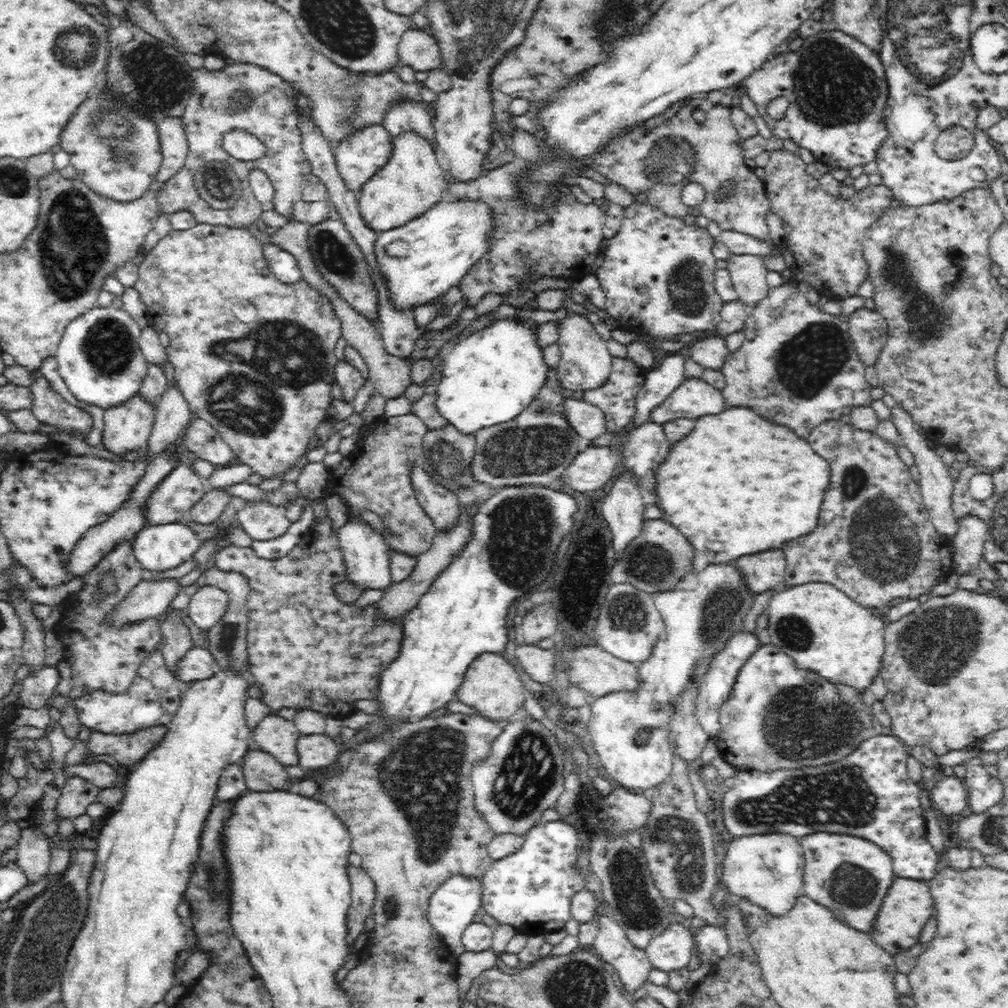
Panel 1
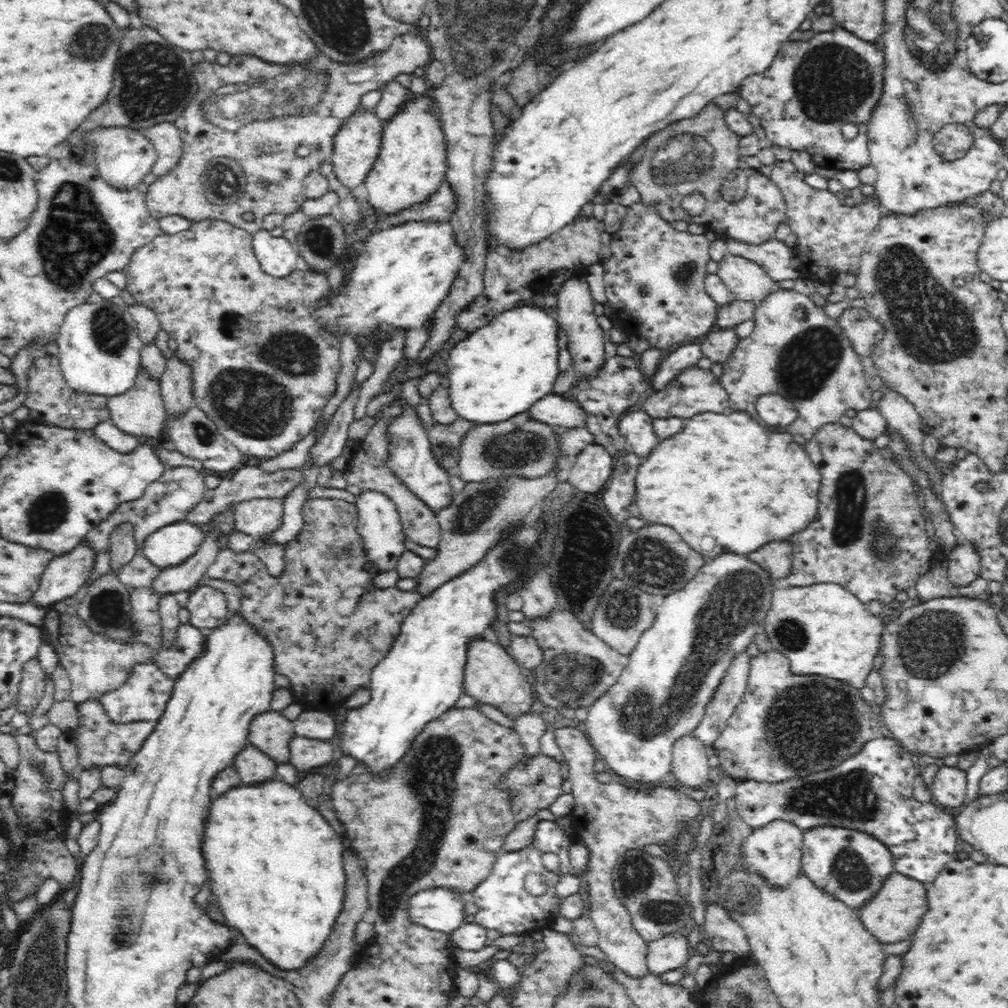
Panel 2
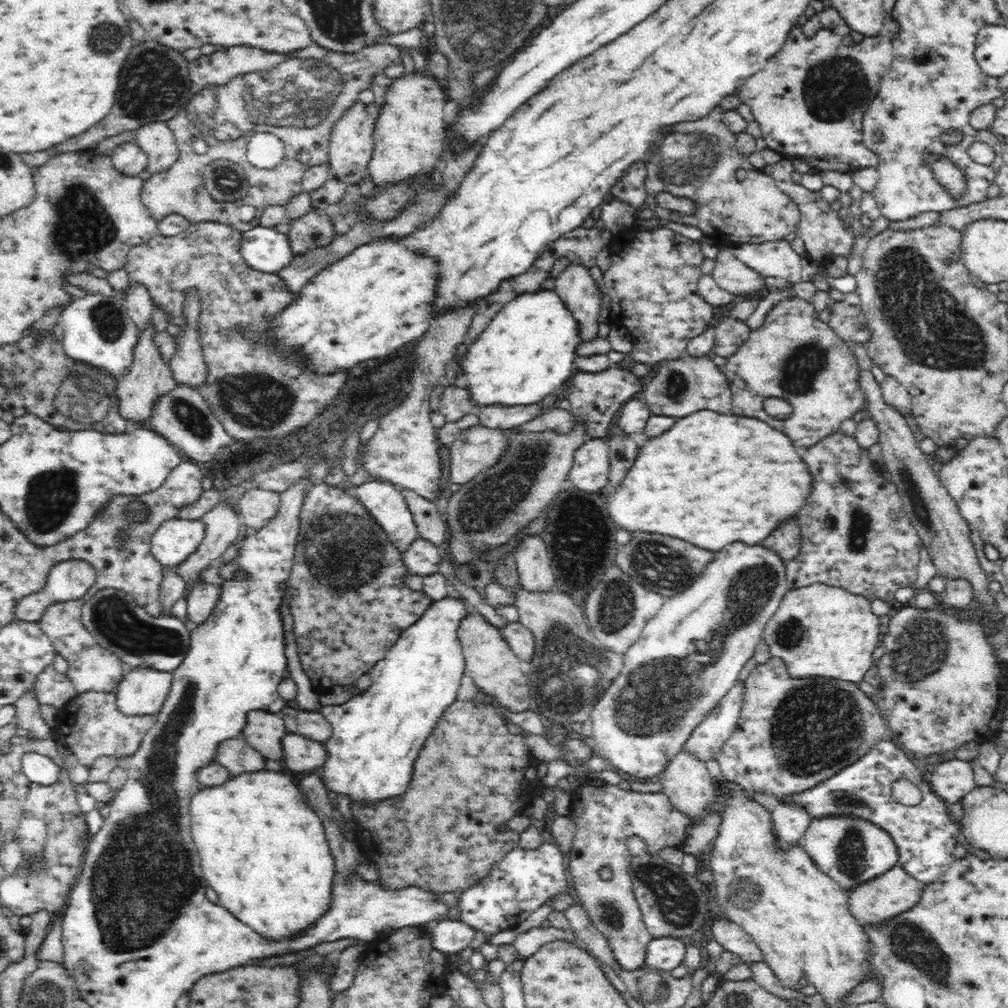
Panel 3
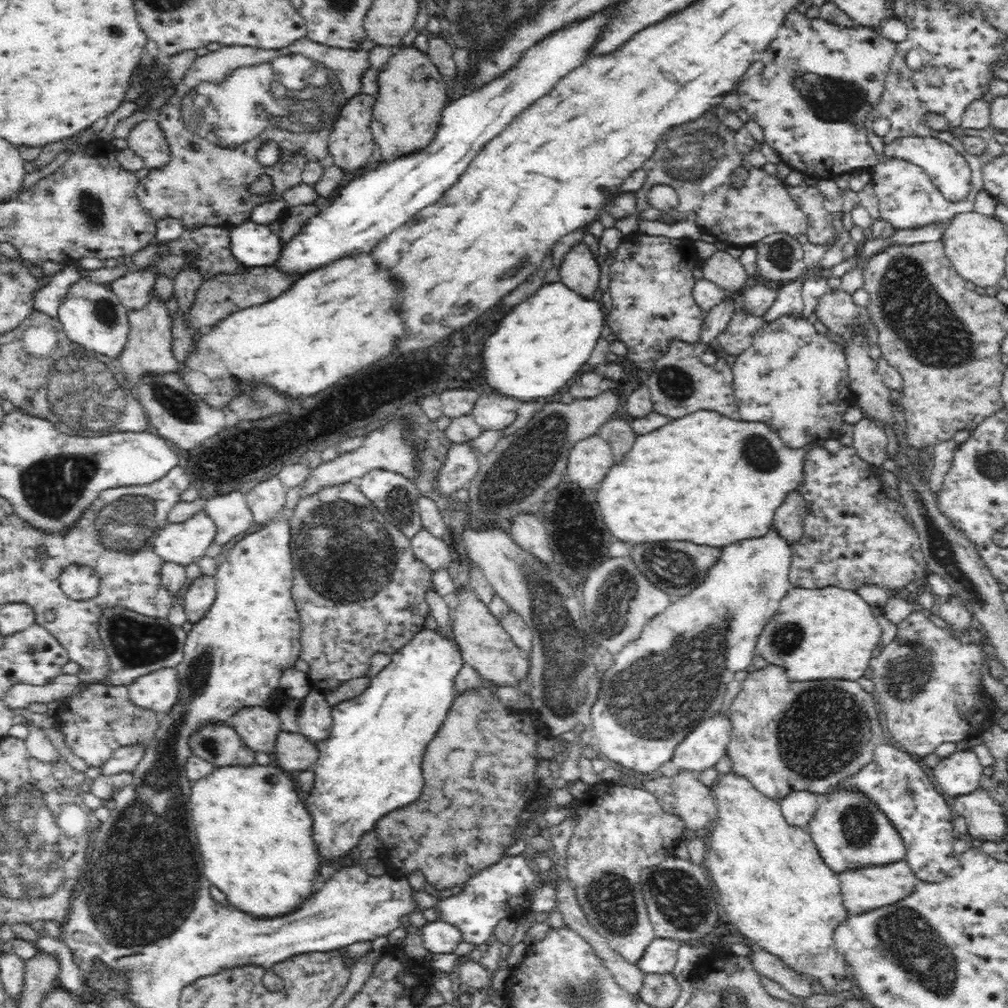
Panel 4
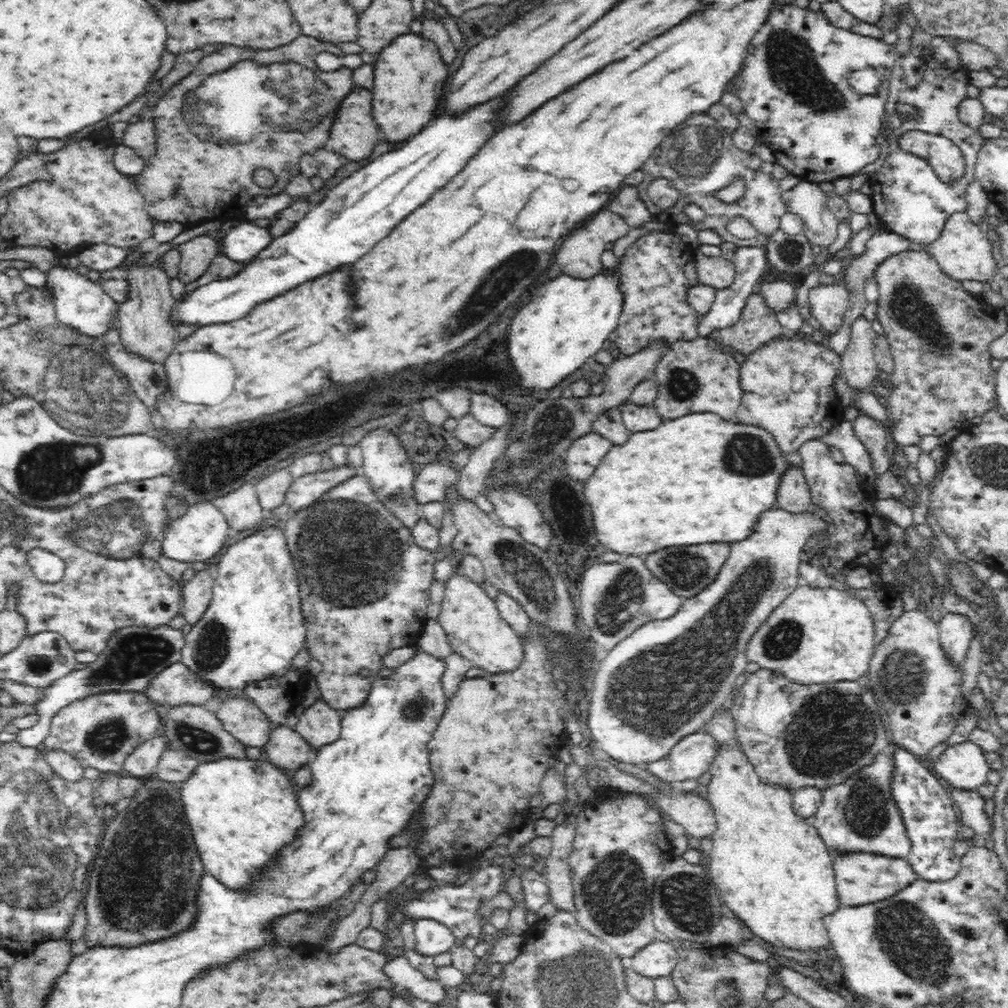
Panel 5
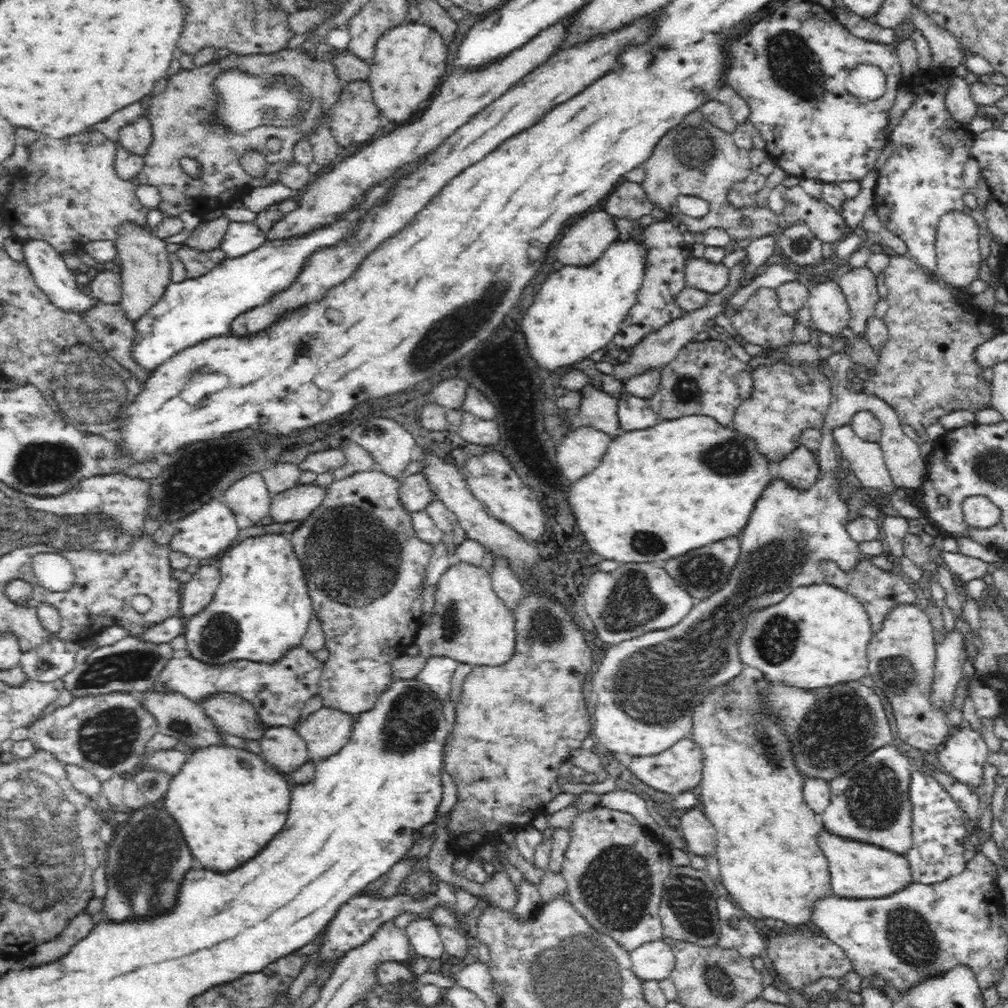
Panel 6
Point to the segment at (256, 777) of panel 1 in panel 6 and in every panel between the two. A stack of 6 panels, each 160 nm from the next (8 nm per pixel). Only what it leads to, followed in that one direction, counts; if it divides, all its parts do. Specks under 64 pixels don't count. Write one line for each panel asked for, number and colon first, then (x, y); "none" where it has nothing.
2: (252, 765)
3: (235, 754)
4: (216, 742)
5: (194, 729)
6: (177, 716)

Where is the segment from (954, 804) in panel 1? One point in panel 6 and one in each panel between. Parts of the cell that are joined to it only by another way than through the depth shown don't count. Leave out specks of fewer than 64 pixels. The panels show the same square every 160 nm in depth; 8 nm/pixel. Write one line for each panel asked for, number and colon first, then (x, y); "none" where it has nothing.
2: (948, 788)
3: (951, 780)
4: (958, 774)
5: (964, 765)
6: (964, 755)

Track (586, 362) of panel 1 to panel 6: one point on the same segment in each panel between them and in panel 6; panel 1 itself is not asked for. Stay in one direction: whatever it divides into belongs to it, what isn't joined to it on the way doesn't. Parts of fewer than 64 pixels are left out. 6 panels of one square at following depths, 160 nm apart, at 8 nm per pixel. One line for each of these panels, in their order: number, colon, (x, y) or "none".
2: (575, 306)
3: (575, 285)
4: (580, 270)
5: (579, 256)
6: (583, 244)

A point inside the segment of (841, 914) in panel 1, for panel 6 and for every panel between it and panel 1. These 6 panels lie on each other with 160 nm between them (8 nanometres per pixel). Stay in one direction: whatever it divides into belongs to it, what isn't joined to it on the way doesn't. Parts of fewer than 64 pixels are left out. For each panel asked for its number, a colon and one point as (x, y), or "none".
2: (850, 863)
3: (849, 848)
4: (851, 830)
5: (860, 814)
6: (871, 801)

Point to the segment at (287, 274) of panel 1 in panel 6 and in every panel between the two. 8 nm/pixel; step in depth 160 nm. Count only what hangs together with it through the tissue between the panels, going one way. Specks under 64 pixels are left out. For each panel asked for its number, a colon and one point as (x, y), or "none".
2: (277, 256)
3: (266, 250)
4: (251, 244)
5: (245, 241)
6: (240, 238)

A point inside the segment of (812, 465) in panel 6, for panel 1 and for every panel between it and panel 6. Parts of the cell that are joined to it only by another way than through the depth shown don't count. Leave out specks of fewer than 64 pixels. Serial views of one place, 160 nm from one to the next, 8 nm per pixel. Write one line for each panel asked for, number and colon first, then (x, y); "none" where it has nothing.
1: (766, 570)
2: (776, 556)
3: (786, 539)
4: (789, 518)
5: (793, 493)

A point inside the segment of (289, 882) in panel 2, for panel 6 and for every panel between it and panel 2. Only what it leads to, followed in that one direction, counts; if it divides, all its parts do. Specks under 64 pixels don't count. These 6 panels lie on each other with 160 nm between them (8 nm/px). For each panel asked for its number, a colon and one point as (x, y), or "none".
3: (265, 853)
4: (254, 834)
5: (241, 811)
6: (227, 802)

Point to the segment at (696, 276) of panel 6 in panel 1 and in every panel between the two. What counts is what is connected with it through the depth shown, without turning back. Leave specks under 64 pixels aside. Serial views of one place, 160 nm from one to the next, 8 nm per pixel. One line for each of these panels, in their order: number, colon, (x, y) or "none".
1: (748, 273)
2: (747, 281)
3: (730, 273)
4: (722, 269)
5: (718, 272)

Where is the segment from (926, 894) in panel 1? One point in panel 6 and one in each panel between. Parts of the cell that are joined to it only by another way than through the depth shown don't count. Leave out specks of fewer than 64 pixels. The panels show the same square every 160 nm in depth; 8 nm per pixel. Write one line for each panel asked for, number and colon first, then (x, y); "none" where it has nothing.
2: (892, 914)
3: (871, 901)
4: (863, 888)
5: (861, 877)
6: (857, 869)

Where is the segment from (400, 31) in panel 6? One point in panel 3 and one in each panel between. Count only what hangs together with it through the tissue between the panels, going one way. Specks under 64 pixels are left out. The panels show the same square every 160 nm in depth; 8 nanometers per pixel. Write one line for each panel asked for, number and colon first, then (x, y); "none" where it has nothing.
3: (408, 134)
4: (411, 93)
5: (410, 74)

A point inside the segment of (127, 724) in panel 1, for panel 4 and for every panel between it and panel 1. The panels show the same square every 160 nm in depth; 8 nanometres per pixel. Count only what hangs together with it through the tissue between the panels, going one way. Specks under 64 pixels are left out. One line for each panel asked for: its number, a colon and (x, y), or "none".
2: (141, 697)
3: (141, 691)
4: (160, 691)

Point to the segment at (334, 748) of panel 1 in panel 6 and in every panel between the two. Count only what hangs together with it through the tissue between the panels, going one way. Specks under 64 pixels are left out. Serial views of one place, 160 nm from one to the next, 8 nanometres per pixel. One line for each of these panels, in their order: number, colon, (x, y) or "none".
2: (305, 753)
3: (300, 753)
4: (293, 751)
5: (285, 748)
6: (283, 747)

